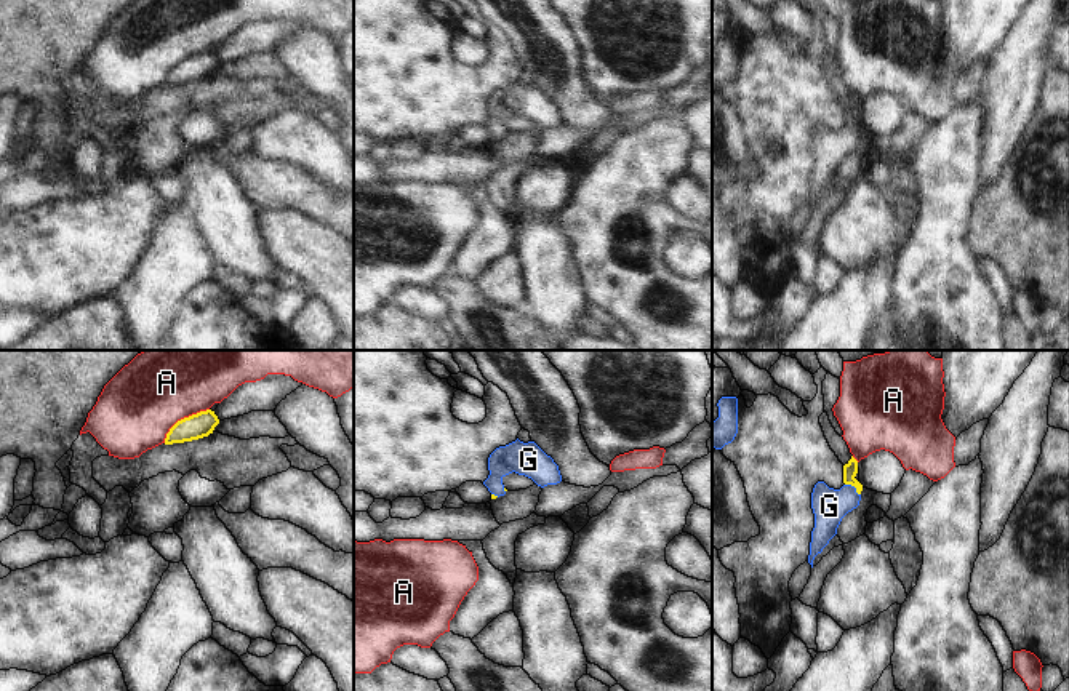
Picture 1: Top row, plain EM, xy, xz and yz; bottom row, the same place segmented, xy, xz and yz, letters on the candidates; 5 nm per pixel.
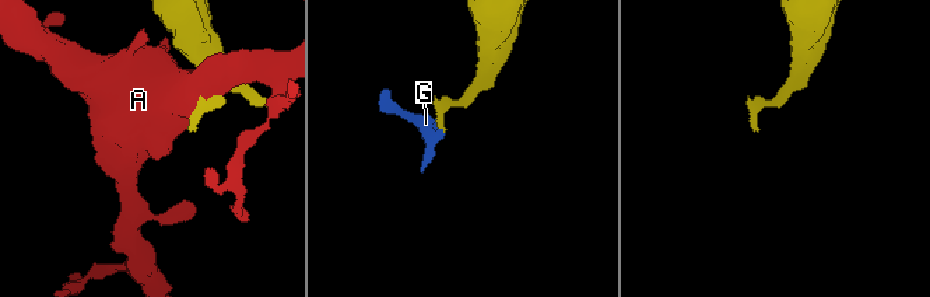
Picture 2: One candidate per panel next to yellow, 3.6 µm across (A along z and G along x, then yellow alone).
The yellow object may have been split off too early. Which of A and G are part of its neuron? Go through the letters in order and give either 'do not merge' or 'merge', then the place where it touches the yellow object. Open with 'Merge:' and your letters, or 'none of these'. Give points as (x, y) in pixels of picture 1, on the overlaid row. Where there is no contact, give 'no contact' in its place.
Merge: G
A: do not merge; meets yellow in xy at (184, 418)
G: merge; meets yellow in yz at (853, 485)

